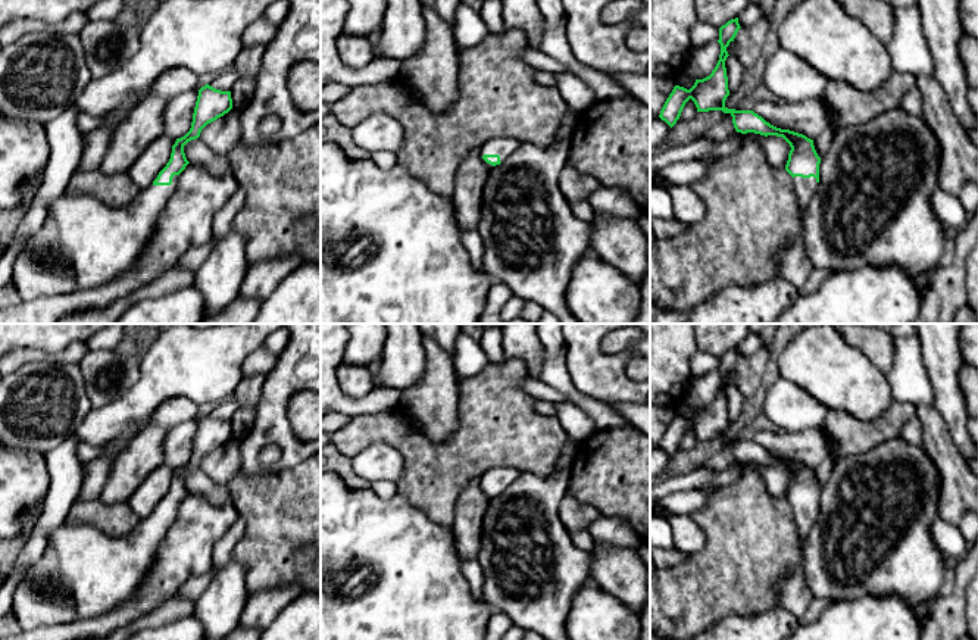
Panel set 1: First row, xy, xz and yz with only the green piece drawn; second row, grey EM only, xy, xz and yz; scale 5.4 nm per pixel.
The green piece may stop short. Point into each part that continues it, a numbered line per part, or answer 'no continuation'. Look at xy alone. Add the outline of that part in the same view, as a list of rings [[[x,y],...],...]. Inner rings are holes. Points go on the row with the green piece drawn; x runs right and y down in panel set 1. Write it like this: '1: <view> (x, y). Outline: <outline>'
1: xy (84, 243). Outline: [[[178,175],[171,185],[150,185],[125,207],[113,207],[93,196],[62,194],[51,202],[44,225],[28,240],[13,263],[12,285],[21,302],[43,296],[60,296],[112,282],[129,271],[141,257],[156,228],[156,219],[178,187]]]

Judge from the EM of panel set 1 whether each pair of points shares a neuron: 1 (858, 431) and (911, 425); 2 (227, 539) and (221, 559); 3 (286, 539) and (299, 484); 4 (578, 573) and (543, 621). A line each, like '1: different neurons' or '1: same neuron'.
1: different neurons
2: same neuron
3: same neuron
4: same neuron

